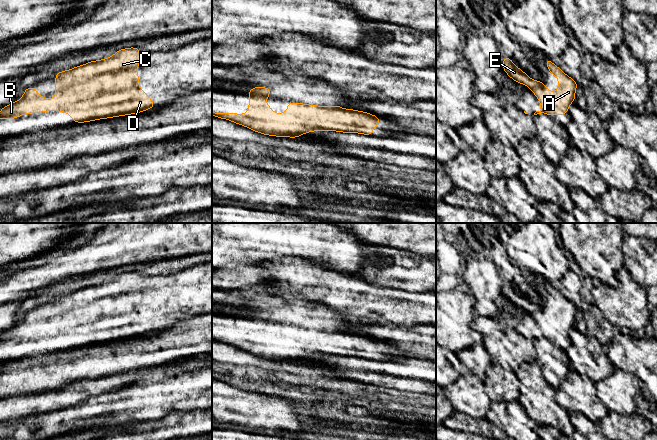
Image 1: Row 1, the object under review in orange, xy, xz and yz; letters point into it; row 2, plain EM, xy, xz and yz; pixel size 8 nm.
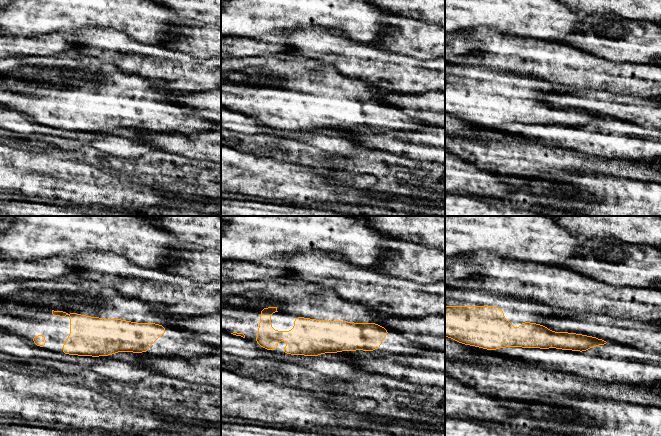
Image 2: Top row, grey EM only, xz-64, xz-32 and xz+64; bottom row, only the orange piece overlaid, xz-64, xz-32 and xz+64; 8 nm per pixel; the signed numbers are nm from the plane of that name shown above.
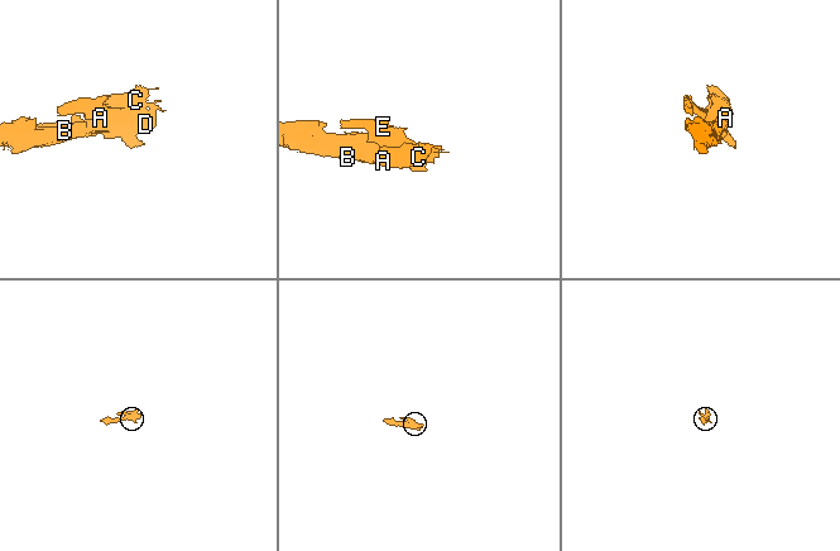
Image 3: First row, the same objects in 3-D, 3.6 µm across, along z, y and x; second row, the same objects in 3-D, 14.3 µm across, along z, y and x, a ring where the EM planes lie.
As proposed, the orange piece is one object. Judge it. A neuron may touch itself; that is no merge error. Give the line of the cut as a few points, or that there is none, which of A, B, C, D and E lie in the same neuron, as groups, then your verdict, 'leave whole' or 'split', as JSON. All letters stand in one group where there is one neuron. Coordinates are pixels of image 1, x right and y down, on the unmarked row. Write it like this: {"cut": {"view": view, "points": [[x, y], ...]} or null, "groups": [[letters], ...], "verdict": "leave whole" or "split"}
{"cut": null, "groups": [["A", "B", "C", "D", "E"]], "verdict": "leave whole"}

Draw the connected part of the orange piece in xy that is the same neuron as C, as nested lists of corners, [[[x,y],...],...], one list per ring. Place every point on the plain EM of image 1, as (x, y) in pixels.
[[[130,271],[117,274],[108,282],[93,284],[70,294],[59,295],[55,299],[55,322],[47,323],[37,318],[36,311],[27,311],[22,322],[0,333],[0,343],[16,343],[23,338],[43,337],[45,335],[61,335],[73,341],[73,347],[91,346],[131,338],[141,337],[154,332],[156,327],[139,310],[139,298],[136,293],[140,289],[140,272]]]

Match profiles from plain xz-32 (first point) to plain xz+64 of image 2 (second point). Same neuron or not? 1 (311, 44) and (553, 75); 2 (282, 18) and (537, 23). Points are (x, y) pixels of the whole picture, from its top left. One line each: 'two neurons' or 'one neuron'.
1: one neuron
2: one neuron

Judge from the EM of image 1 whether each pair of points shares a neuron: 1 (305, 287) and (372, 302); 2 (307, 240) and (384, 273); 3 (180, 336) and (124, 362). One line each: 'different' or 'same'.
1: same
2: different
3: same

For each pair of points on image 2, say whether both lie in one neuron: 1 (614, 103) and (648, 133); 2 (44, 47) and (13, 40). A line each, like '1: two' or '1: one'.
1: two
2: one

